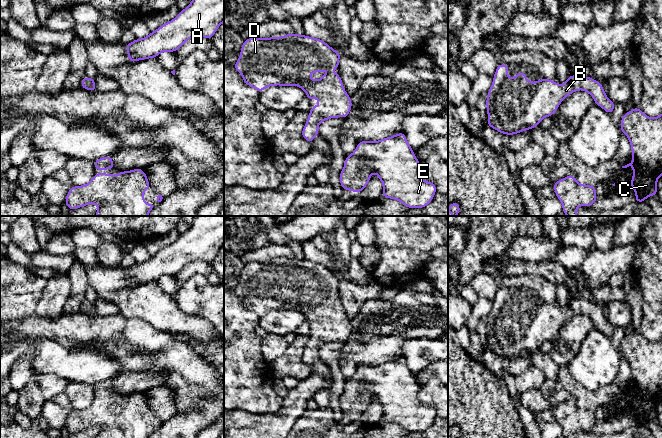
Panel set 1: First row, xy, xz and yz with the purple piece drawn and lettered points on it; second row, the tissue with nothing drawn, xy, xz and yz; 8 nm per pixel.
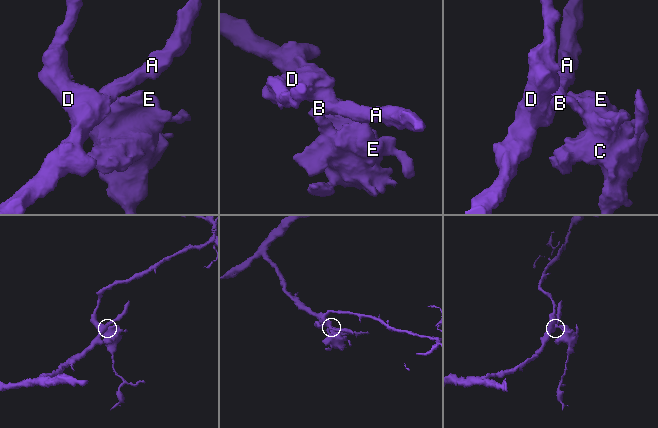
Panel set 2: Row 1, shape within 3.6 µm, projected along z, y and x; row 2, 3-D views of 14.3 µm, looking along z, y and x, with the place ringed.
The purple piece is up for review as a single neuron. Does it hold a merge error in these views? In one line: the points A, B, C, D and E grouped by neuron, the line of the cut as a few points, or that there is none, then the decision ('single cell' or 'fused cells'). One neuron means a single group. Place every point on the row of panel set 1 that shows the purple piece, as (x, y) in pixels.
groups A B C D E; cut none; single cell

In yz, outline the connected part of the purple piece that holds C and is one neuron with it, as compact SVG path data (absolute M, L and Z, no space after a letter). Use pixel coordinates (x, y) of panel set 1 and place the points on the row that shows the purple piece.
M634 107L630 112L624 113L620 124L621 132L630 141L633 161L622 168L633 167L633 177L628 185L631 185L636 194L634 202L645 203L648 196L657 196L657 180L662 175L662 114L658 117L648 117L641 109Z

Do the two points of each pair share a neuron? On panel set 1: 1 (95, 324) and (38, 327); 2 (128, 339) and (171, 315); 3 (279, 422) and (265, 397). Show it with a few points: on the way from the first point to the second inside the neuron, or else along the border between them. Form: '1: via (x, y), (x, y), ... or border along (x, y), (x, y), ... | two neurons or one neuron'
1: via (81, 327), (52, 327) | one neuron
2: border along (129, 317), (142, 319), (156, 329), (167, 333) | two neurons
3: border along (284, 398), (283, 405), (277, 412), (250, 413) | two neurons

